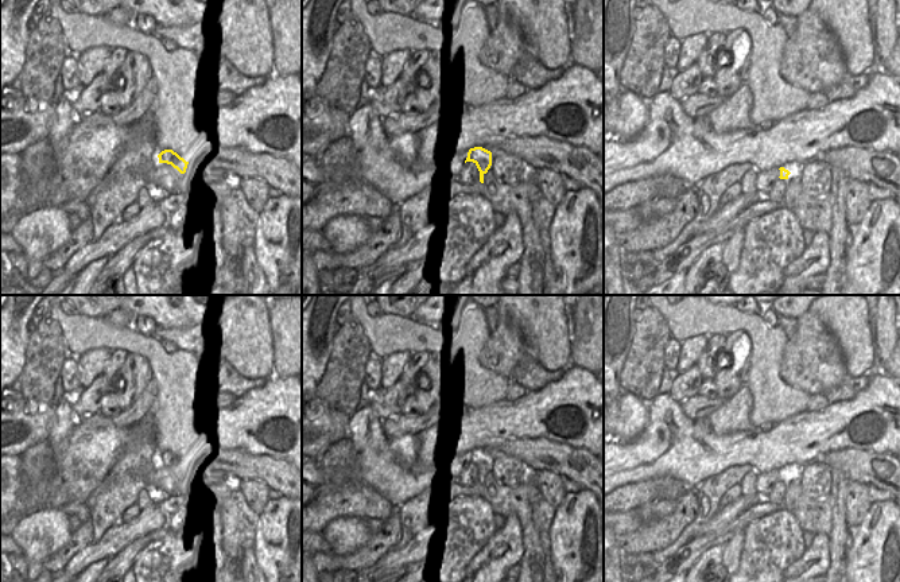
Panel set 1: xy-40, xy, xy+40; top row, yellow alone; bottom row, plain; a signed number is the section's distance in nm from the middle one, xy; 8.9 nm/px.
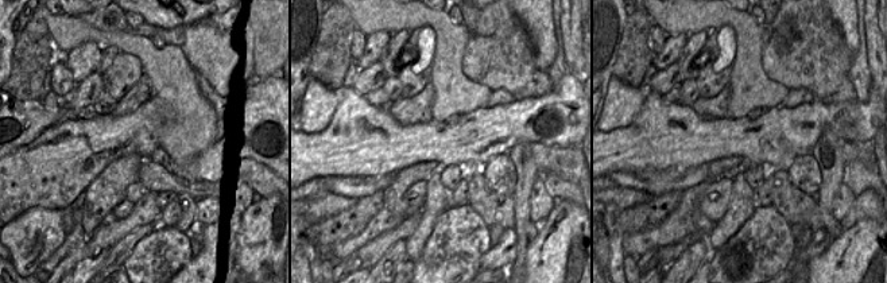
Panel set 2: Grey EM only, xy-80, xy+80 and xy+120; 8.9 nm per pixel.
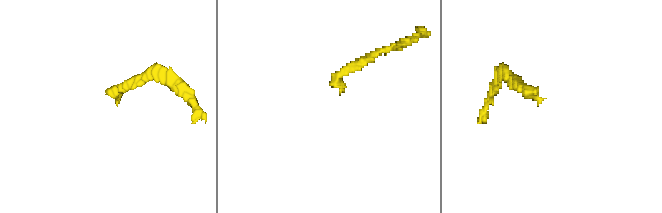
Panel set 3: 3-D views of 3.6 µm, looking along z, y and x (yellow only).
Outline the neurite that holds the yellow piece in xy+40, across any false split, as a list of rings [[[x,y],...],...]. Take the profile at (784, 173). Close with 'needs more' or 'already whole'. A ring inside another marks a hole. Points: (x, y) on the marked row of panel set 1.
[[[784,167],[759,170],[756,174],[756,189],[759,194],[765,195],[772,189],[776,179],[788,179],[790,174],[791,172]]] | needs more

